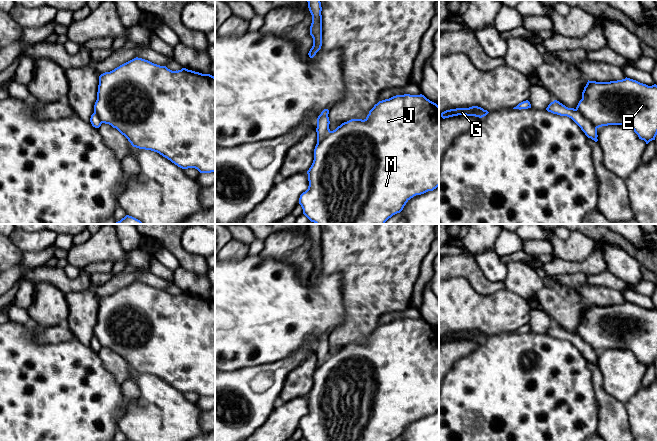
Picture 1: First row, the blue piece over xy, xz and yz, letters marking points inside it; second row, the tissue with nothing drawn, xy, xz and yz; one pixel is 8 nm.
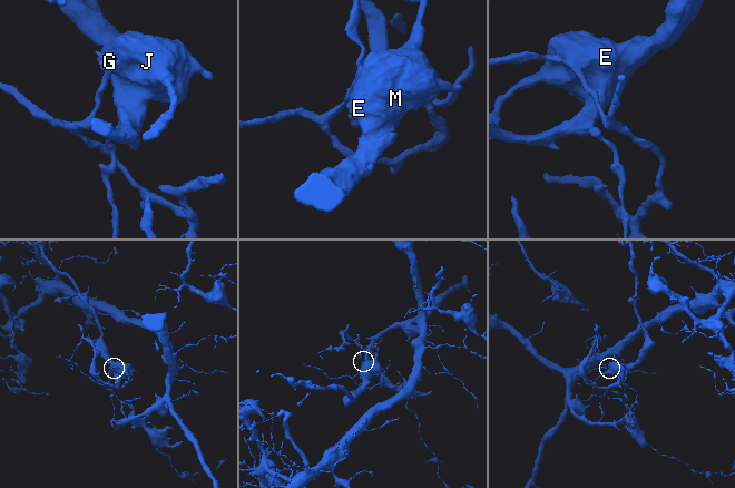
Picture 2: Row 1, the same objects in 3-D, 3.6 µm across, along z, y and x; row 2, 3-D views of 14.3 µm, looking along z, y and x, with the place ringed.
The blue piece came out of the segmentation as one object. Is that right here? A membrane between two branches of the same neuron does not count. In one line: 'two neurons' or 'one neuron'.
two neurons

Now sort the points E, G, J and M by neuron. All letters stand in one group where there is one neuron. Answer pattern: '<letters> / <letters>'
E J M / G

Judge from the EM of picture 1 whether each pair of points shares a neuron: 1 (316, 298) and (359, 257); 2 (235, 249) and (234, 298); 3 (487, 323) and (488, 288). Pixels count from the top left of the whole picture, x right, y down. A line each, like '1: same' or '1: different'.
1: different
2: different
3: different

